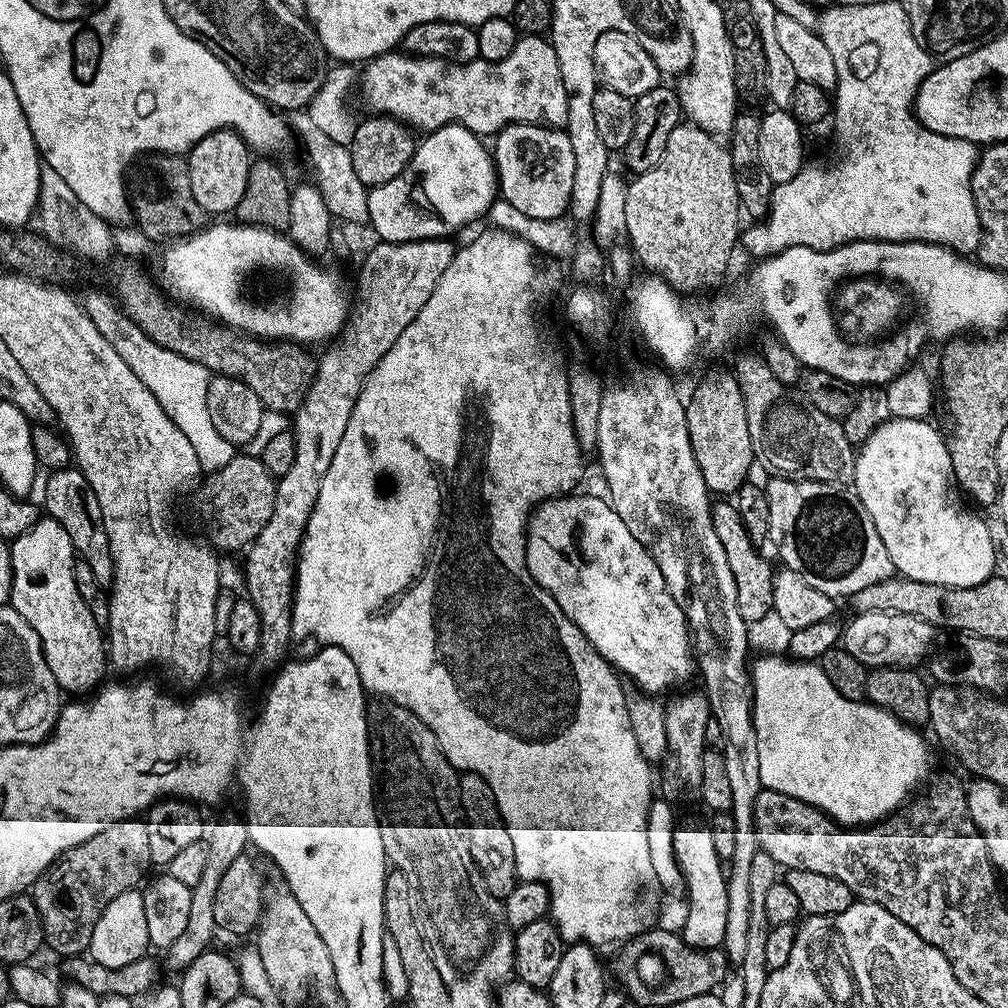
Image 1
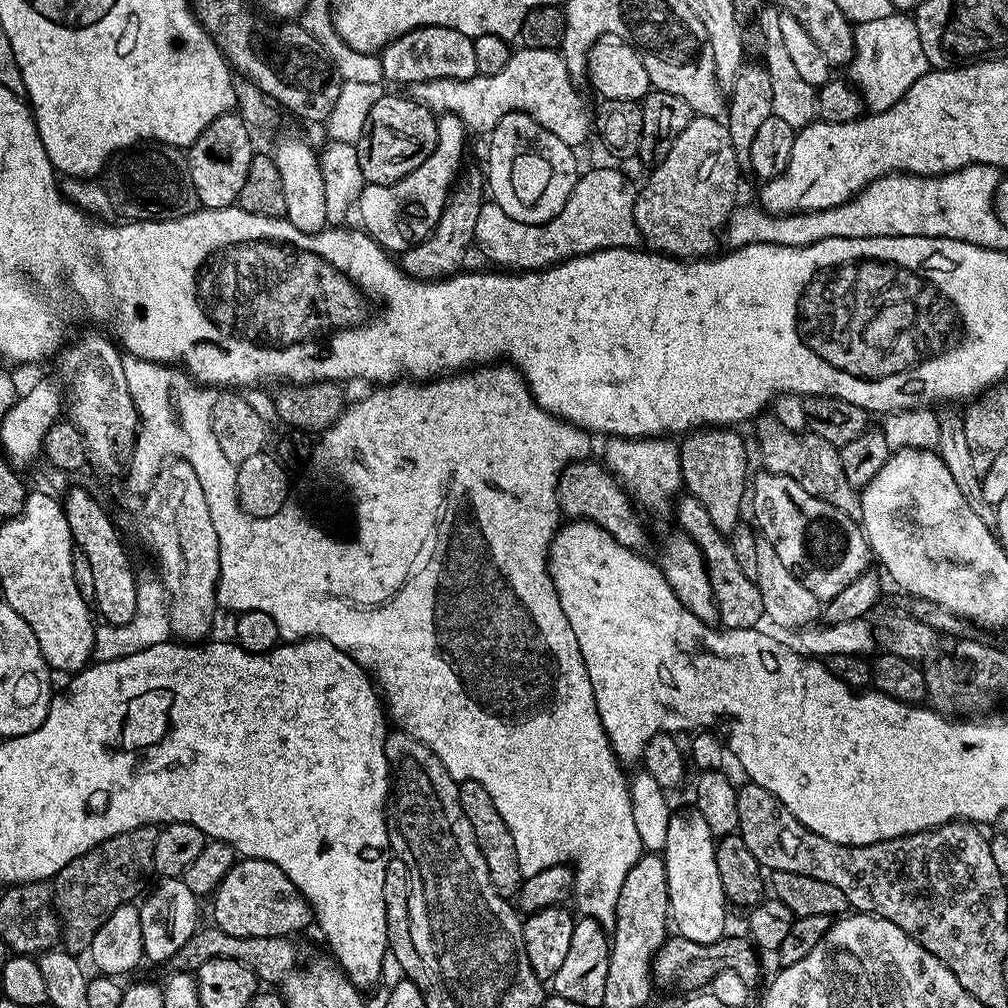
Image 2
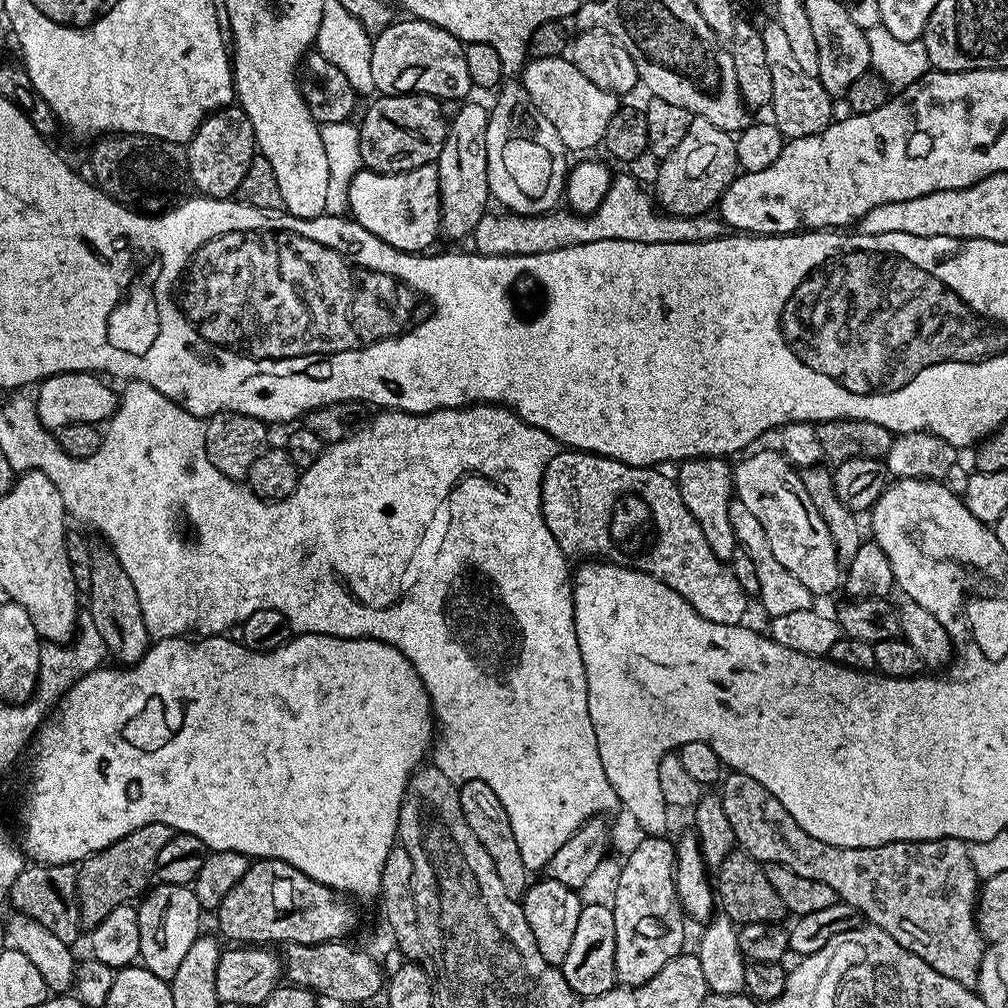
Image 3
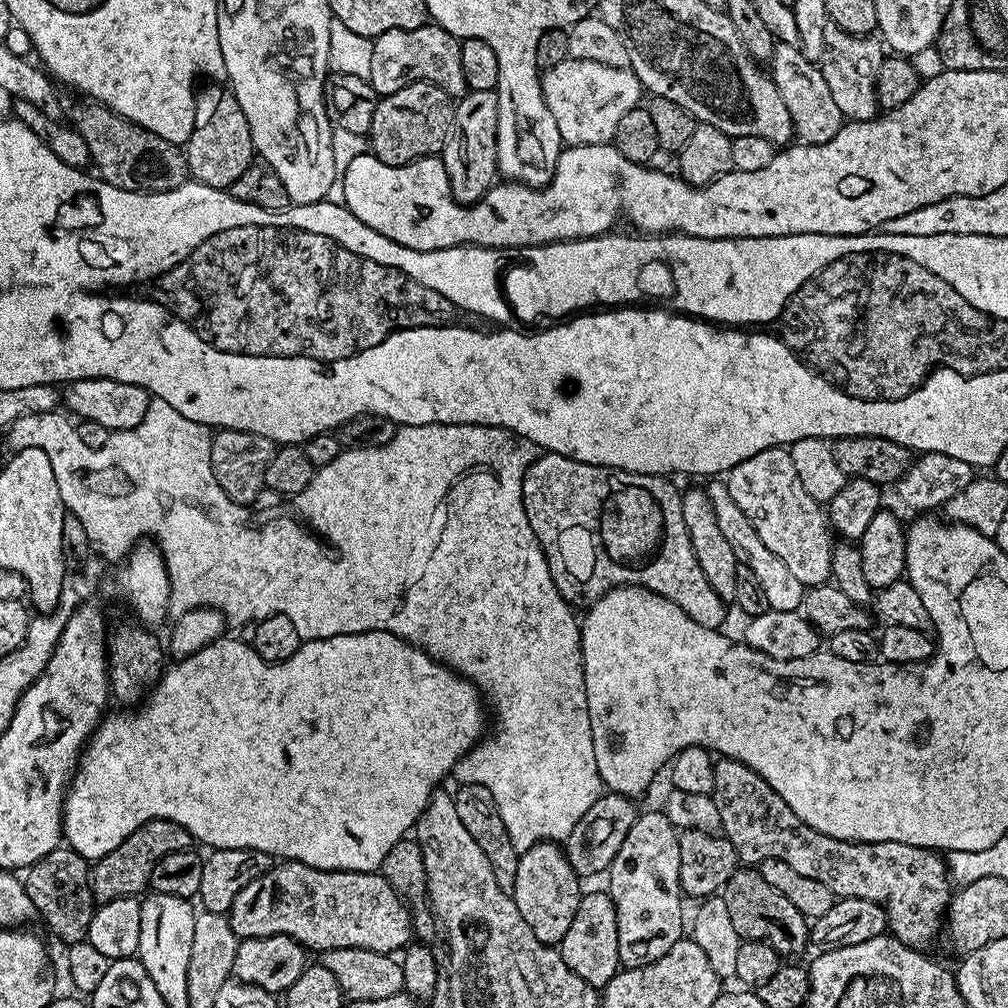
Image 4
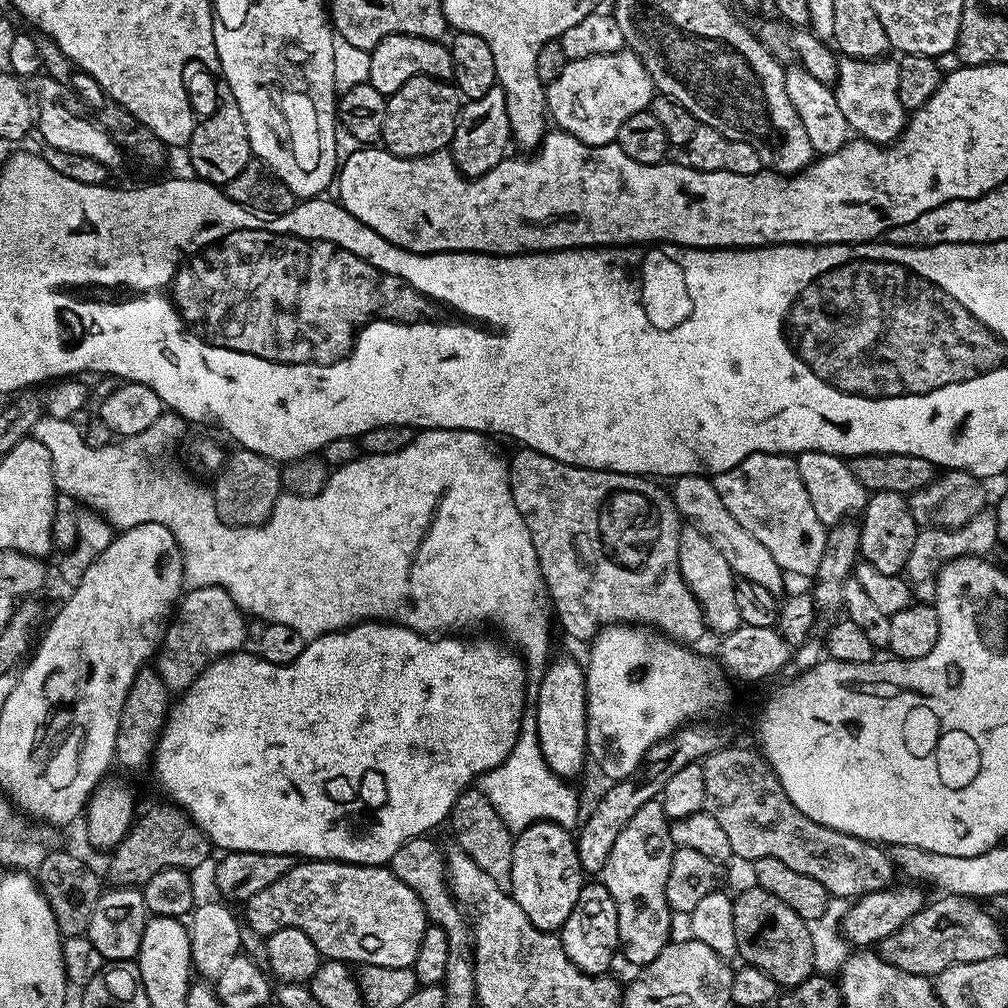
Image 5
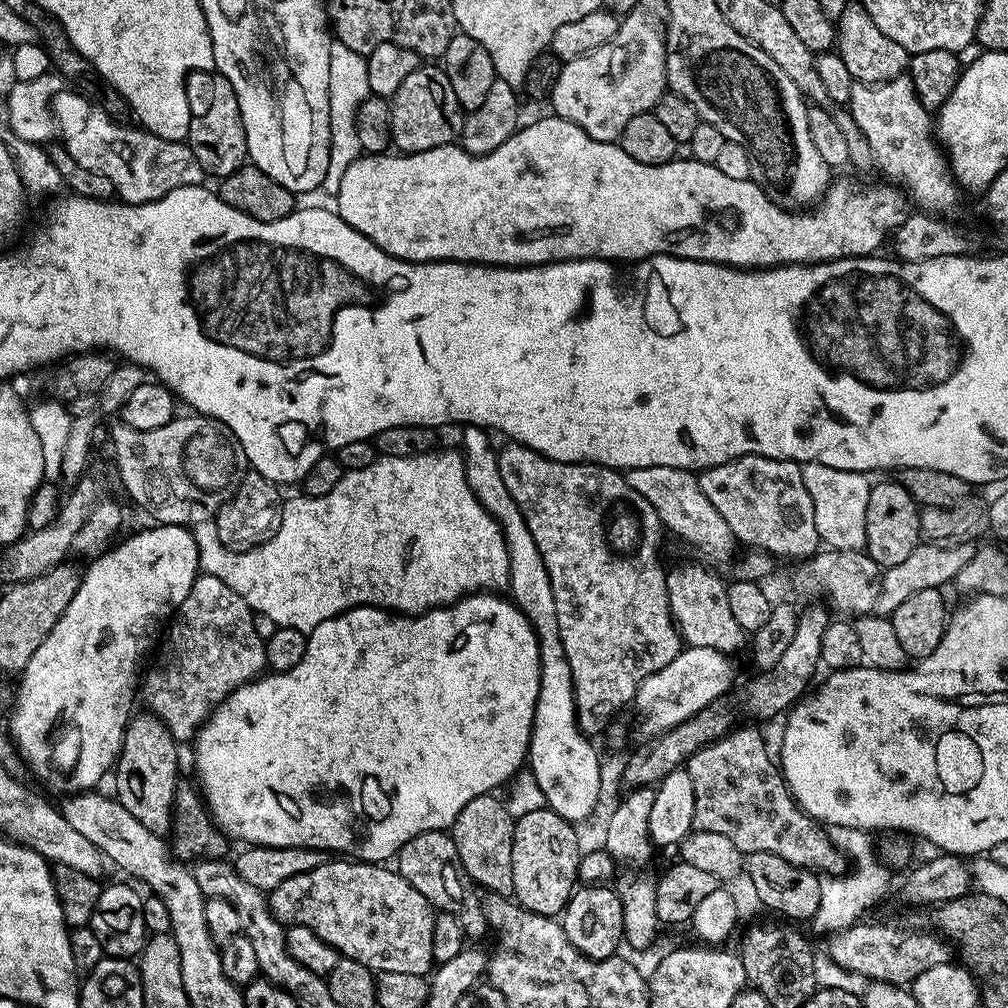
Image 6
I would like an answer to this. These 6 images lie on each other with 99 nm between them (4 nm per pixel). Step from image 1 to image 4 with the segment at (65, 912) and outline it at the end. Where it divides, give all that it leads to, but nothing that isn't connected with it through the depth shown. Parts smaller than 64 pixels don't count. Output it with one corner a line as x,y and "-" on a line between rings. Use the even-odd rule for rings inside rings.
151,820
138,826
138,830
134,830
134,834
126,838
126,842
122,842
122,846
114,846
110,854
91,865
93,901
105,904
111,900
139,897
149,887
152,871
159,860
166,858
166,854
192,848
193,844
189,832
173,820

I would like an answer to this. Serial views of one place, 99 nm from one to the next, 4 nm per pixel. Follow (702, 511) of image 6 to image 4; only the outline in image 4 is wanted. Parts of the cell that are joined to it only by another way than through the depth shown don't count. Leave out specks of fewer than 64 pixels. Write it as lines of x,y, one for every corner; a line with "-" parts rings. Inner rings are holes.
709,479
706,491
714,508
714,518
718,518
718,530
722,530
726,542
730,542
730,550
734,550
737,561
749,567
751,573
757,578
763,593
766,594
769,608
787,612
797,611
800,603
804,601
805,584
798,582
798,578
794,578
794,574
786,567
786,562
782,562
782,558
778,558
778,554
770,554
766,542
762,542
762,538
758,538
758,530
754,530
750,518
746,518
746,514
742,514
742,510
738,507
738,502
734,502
734,498
730,498
730,490
723,479

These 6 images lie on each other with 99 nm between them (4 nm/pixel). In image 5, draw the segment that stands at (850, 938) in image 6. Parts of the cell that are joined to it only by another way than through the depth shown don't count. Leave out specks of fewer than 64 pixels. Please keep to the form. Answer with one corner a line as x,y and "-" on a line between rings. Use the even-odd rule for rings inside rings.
945,894
939,898
933,904
925,903
896,933
879,943
878,955
884,961
903,972
935,978
950,966
978,962
1005,951
1004,932
997,917
991,911
983,912
979,899

